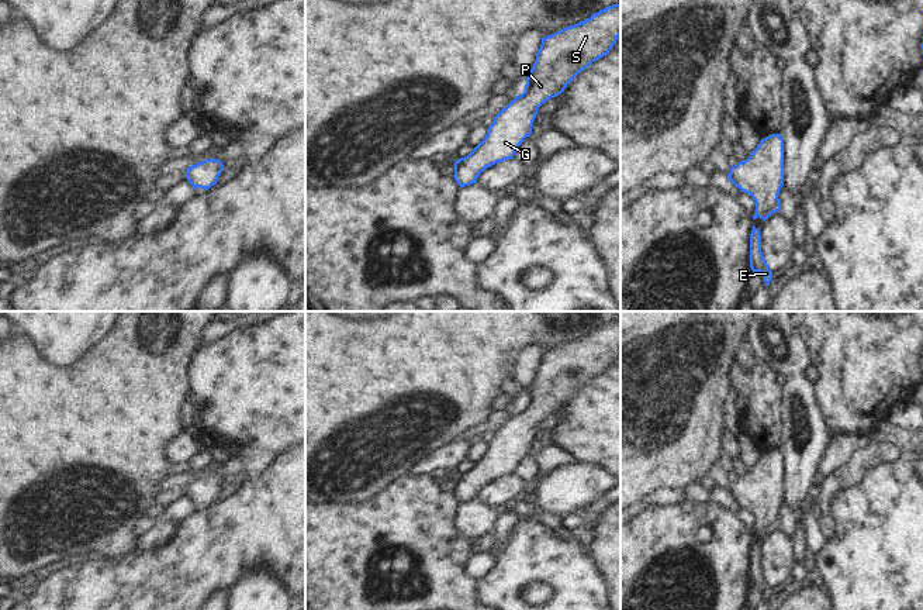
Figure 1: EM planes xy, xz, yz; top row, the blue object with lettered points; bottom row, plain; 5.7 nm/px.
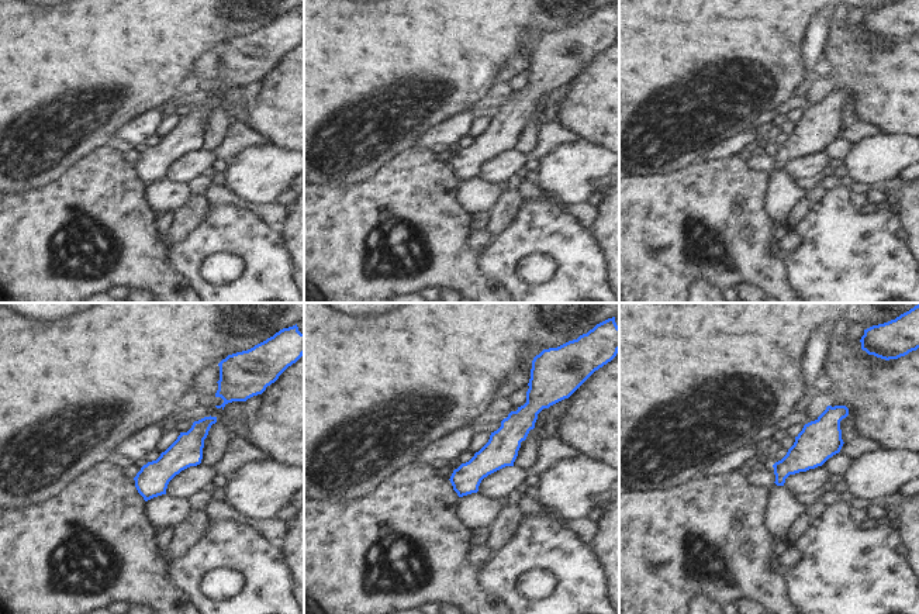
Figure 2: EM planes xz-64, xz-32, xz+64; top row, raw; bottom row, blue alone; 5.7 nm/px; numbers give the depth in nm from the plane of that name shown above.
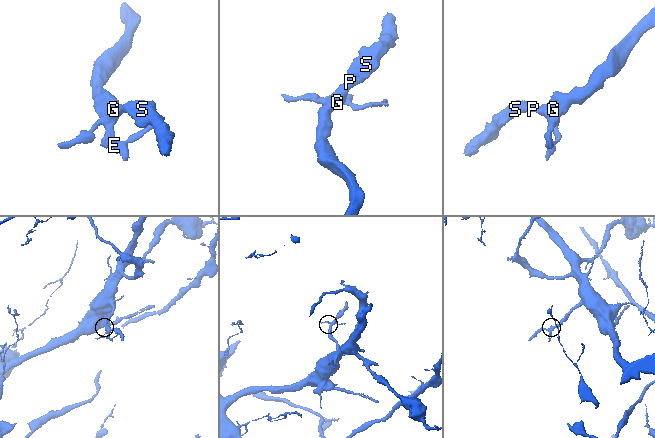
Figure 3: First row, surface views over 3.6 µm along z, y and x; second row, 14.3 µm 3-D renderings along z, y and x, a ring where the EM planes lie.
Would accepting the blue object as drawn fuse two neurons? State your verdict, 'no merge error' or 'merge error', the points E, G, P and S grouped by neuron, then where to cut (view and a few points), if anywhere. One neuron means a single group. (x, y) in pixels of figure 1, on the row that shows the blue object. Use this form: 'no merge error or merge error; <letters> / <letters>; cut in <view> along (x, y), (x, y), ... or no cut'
no merge error; E G P S; no cut

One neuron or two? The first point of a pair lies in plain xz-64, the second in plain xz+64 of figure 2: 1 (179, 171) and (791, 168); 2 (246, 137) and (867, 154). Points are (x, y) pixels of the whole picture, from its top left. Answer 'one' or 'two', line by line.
1: one
2: two

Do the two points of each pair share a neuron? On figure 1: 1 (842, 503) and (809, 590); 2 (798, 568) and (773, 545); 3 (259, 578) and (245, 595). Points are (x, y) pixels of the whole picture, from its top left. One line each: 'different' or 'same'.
1: different
2: different
3: same

